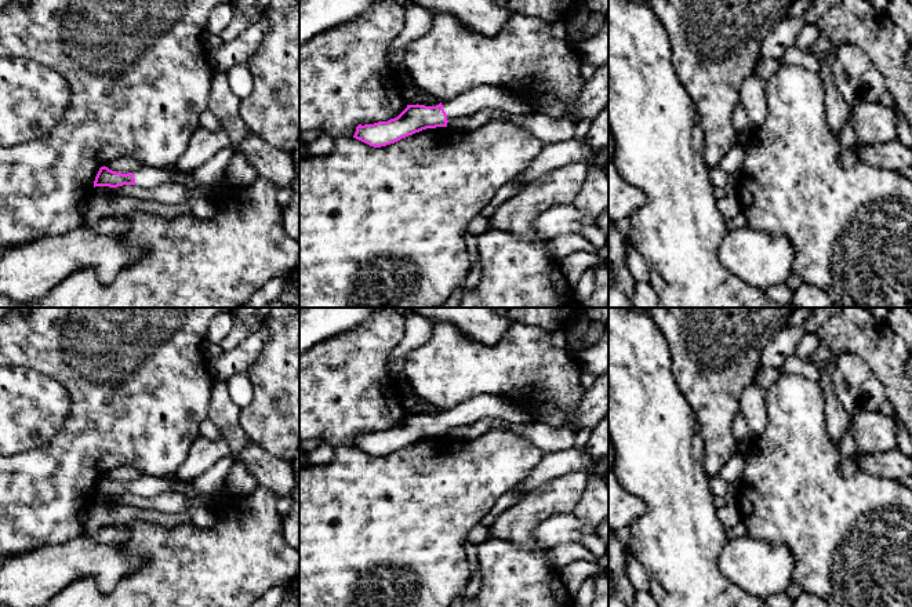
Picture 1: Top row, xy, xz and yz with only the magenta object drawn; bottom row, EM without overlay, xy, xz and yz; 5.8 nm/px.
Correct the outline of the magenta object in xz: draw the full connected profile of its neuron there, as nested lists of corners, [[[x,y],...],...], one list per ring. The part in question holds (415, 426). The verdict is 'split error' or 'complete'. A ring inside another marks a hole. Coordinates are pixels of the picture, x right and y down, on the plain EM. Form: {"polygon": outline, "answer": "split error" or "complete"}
{"polygon": [[[479,395],[436,415],[407,414],[395,428],[374,433],[359,433],[353,447],[381,457],[426,437],[447,436],[451,428],[470,425],[479,419],[497,417],[515,425],[534,421],[533,411],[490,395]]], "answer": "split error"}

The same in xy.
{"polygon": [[[235,455],[225,457],[193,481],[185,481],[178,477],[168,479],[142,475],[134,481],[121,483],[103,475],[95,486],[94,497],[137,494],[149,498],[163,492],[171,492],[175,486],[185,484],[193,487],[201,501],[210,502],[214,497],[225,492],[225,479],[233,462]]], "answer": "split error"}

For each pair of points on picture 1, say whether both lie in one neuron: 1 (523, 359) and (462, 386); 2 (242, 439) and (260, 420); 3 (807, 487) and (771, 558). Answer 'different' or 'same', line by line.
1: same
2: different
3: different

